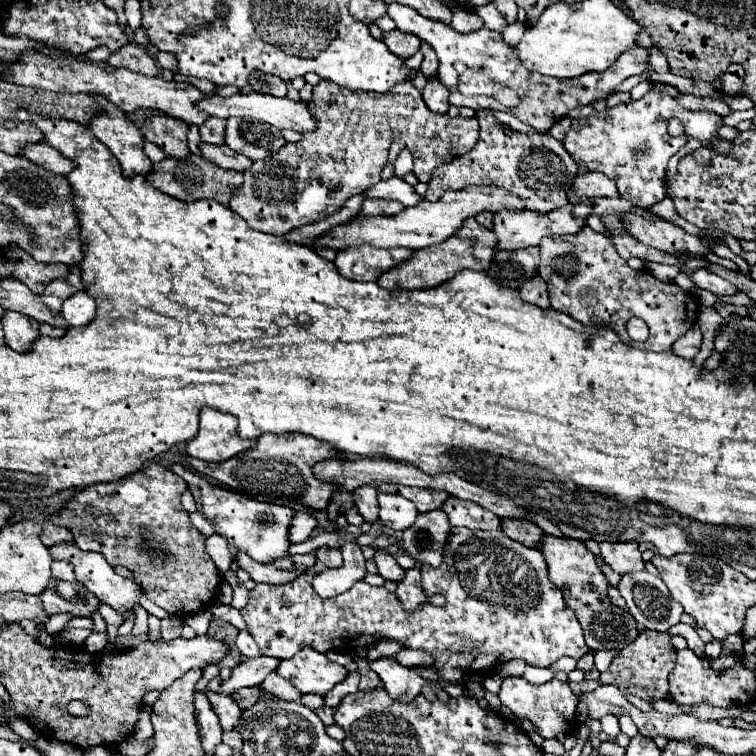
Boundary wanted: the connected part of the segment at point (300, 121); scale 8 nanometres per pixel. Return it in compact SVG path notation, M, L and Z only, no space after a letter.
M239 93L239 95L233 95L233 97L213 95L213 97L201 99L197 103L197 109L205 111L205 113L209 113L213 117L221 117L221 119L229 119L233 115L237 115L237 117L253 117L253 119L263 121L263 123L269 123L269 125L273 125L277 129L295 129L299 133L317 127L313 115L307 109L307 103L303 103L303 101L291 101L287 97L277 99L273 95L263 95L263 93L247 93L247 95Z

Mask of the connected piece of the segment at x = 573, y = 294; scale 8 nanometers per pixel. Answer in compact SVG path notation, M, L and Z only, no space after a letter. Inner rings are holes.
M585 225L585 229L581 229L581 233L569 235L569 237L545 237L543 243L539 245L541 249L541 269L539 275L541 279L547 283L549 287L549 301L551 307L555 311L561 311L569 317L573 317L575 321L583 323L583 325L593 325L593 327L611 327L619 339L623 343L629 343L635 349L643 349L643 351L669 351L671 345L685 335L697 321L697 309L699 303L695 301L695 297L687 291L683 291L679 285L675 283L663 283L659 279L655 279L647 269L631 269L627 265L625 259L619 257L619 253L615 251L613 243L609 241L609 237L605 237L603 233L593 231L591 227ZM631 317L639 317L647 323L649 327L649 339L645 343L635 343L629 339L627 331L625 331L625 323Z

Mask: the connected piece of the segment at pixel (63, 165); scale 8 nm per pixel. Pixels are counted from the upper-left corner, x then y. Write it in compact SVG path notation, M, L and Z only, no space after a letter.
M45 141L27 143L23 147L23 157L27 157L29 161L41 165L43 169L47 169L51 173L67 175L73 169L73 161L67 161L59 151L55 151L53 147L49 147Z

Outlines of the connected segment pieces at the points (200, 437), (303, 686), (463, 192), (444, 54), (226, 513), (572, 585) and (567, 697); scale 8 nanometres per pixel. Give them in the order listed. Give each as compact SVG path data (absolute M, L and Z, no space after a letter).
M205 407L199 417L199 433L187 441L185 451L191 457L219 463L253 449L253 445L253 439L241 439L237 435L237 417Z
M301 649L275 669L283 679L291 681L299 693L325 695L347 677L347 669L329 661L315 649Z
M465 187L459 191L447 191L439 201L429 203L429 201L421 201L415 207L407 207L401 213L397 213L397 217L363 217L363 215L355 215L353 219L349 219L347 223L341 223L337 227L333 227L331 231L315 237L315 243L321 243L329 249L341 251L347 247L361 247L361 245L369 245L369 247L409 247L409 249L421 249L421 247L429 247L429 245L437 245L443 243L447 237L451 237L459 227L461 227L461 219L473 217L479 211L503 211L503 209L515 209L521 211L525 209L523 201L515 195L511 195L505 189L499 187Z
M391 3L387 13L397 23L397 29L417 35L419 39L427 41L437 51L439 61L438 77L444 77L446 69L454 69L454 63L461 61L469 69L489 73L489 77L493 77L493 81L509 85L521 97L521 103L517 107L505 107L499 101L449 101L451 105L457 105L457 107L465 105L465 107L471 107L475 111L481 111L481 109L507 111L507 113L513 113L517 119L521 119L521 121L529 123L531 127L535 127L539 133L549 131L551 125L555 121L559 121L561 117L565 117L571 109L575 109L579 105L589 105L595 99L609 95L611 91L617 89L617 85L623 79L627 79L631 75L641 75L649 67L649 49L633 45L631 49L627 49L627 53L621 53L621 57L609 69L605 69L601 73L585 73L585 77L575 77L575 79L565 81L565 79L556 79L533 73L533 71L525 69L521 63L517 63L515 49L503 41L503 35L499 31L491 31L491 29L483 27L479 31L463 35L463 33L457 33L451 25L421 17L413 7L405 7L401 3Z
M181 465L177 467L175 473L185 479L189 491L195 497L197 511L207 521L211 521L215 533L221 535L231 547L247 553L249 557L253 557L259 563L277 561L277 559L289 555L289 545L291 545L289 543L289 525L291 525L293 515L295 515L295 511L291 507L249 499L237 491L209 483L205 477L199 477L199 475L183 469Z
M543 533L541 543L539 543L539 551L543 553L545 563L547 563L549 581L561 589L565 603L577 615L577 619L585 631L585 643L589 649L593 649L593 651L599 651L599 649L621 651L625 645L629 645L639 635L637 623L629 615L629 611L611 603L611 599L607 595L607 579L601 573L601 569L597 567L595 555L585 547L583 541Z
M505 677L499 691L499 701L513 711L513 715L521 721L531 721L537 733L545 739L557 737L559 733L573 735L579 729L577 719L577 697L573 695L571 687L563 681L551 679L543 685L531 685L523 677Z

